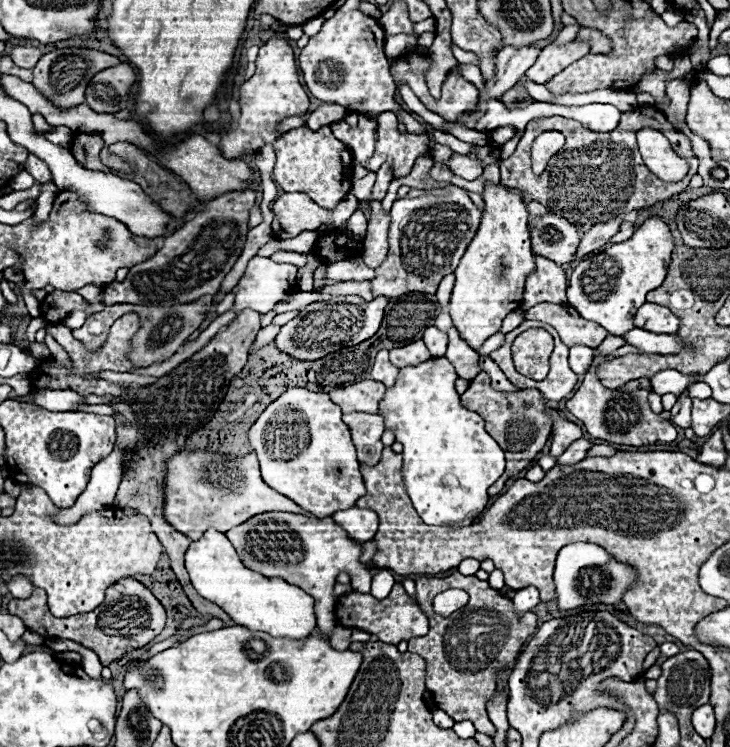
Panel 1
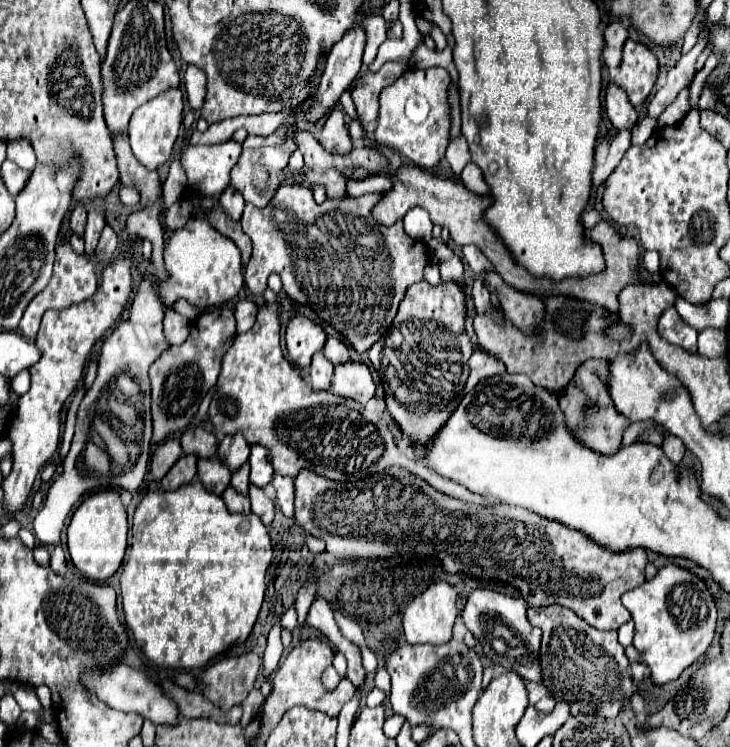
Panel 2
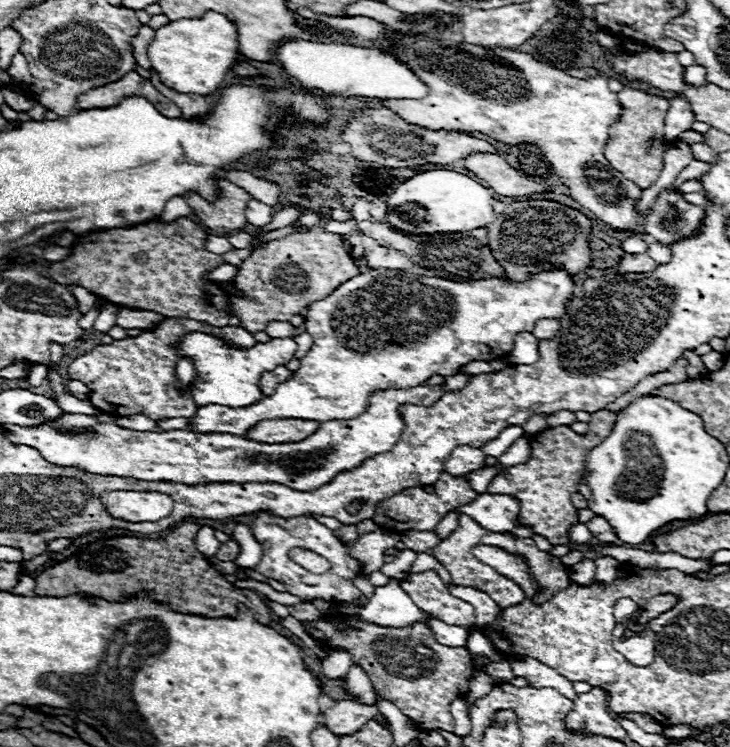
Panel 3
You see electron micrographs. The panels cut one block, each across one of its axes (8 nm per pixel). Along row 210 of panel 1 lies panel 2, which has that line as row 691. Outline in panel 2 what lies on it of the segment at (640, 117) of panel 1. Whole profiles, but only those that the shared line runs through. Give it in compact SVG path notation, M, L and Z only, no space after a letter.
M556 604L546 608L530 608L528 620L532 626L542 628L540 666L548 692L570 702L572 716L586 712L616 718L622 710L622 704L628 704L632 694L630 662L616 638L616 632L596 630L572 610Z

